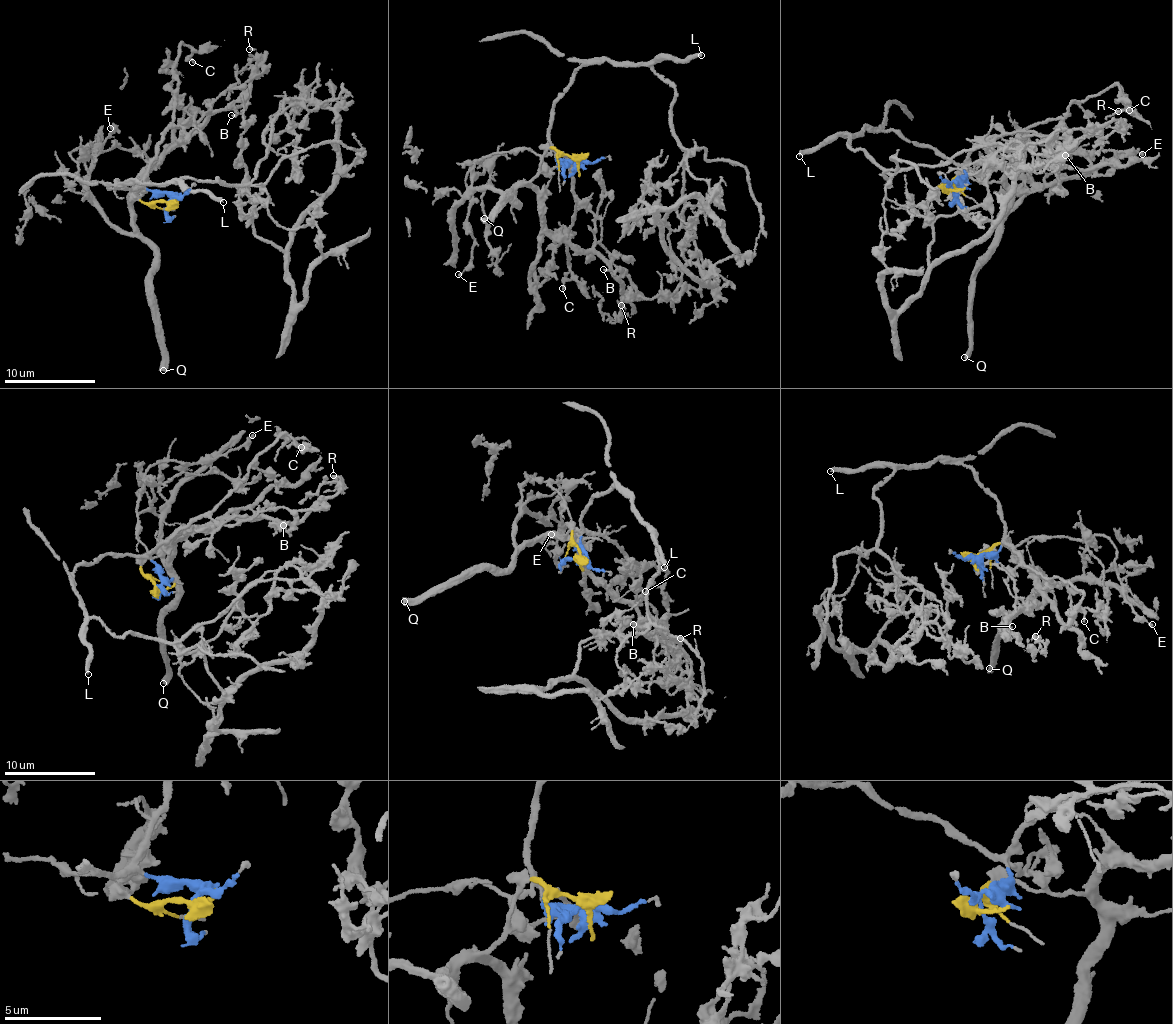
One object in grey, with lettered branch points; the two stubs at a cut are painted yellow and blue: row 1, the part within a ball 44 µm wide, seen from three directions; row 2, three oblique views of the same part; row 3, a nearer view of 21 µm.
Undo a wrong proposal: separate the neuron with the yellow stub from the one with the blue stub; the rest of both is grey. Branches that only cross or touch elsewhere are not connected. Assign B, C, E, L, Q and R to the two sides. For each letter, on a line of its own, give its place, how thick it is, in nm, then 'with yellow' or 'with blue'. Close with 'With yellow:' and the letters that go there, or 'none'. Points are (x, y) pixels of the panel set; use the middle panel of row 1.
B: at (603, 269); 190 nm thick; with blue
C: at (562, 288); 180 nm thick; with blue
E: at (458, 274); 200 nm thick; with blue
L: at (701, 55); 300 nm thick; with blue
Q: at (484, 218); 500 nm thick; with yellow
R: at (621, 305); 160 nm thick; with yellow
With yellow: Q, R

